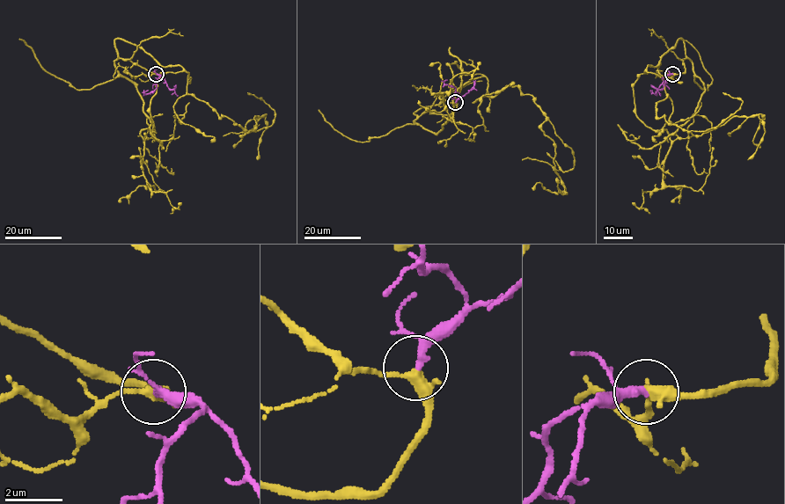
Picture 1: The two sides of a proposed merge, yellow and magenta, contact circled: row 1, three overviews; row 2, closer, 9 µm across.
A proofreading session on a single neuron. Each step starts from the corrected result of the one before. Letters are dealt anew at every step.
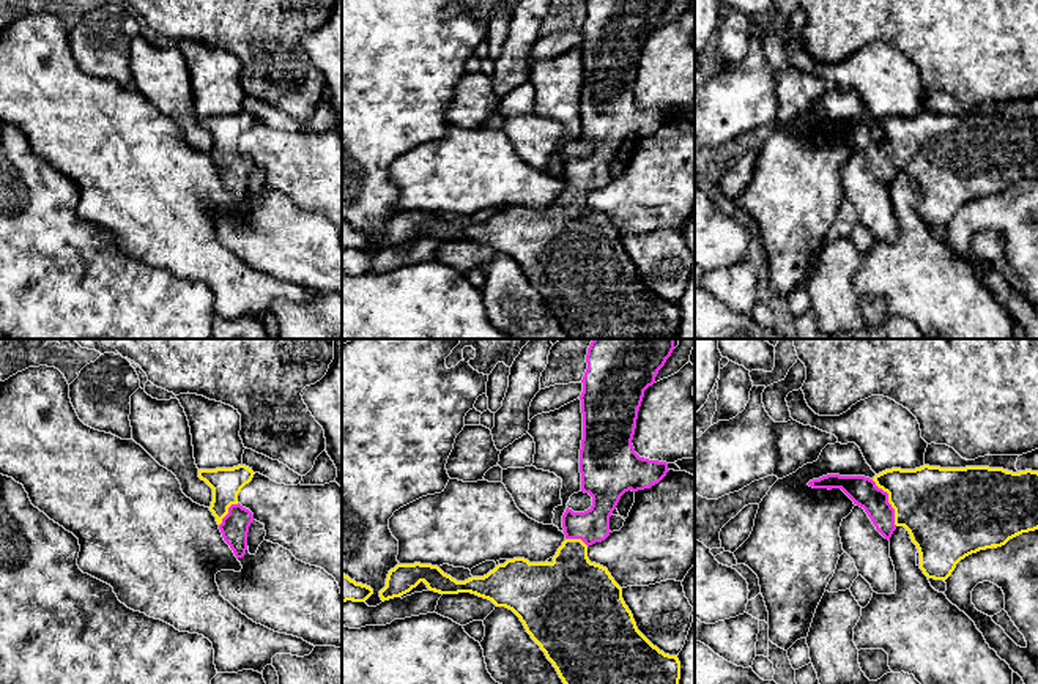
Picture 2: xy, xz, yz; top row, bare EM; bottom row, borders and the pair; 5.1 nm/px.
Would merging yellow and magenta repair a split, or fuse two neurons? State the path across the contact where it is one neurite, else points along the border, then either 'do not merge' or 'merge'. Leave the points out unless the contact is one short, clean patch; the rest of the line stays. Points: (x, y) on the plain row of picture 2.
merge

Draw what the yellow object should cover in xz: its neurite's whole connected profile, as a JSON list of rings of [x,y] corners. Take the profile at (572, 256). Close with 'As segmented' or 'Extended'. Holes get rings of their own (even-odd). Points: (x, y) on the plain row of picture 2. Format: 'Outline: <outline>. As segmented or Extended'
Outline: [[[588,0],[588,16],[581,27],[583,39],[583,87],[580,96],[581,139],[592,143],[592,153],[584,159],[565,156],[562,175],[565,188],[558,195],[553,208],[529,210],[525,205],[507,206],[498,211],[484,224],[471,224],[457,229],[432,211],[397,211],[389,217],[386,233],[380,238],[381,247],[400,244],[416,235],[421,229],[430,238],[439,241],[471,240],[491,247],[496,254],[512,257],[523,270],[526,279],[540,293],[547,306],[556,315],[569,339],[677,339],[680,326],[680,309],[677,303],[669,303],[654,293],[636,274],[632,258],[622,246],[622,235],[614,229],[606,214],[591,210],[588,194],[602,189],[610,183],[610,164],[621,143],[632,137],[644,137],[658,131],[668,117],[666,109],[639,104],[632,91],[638,57],[644,38],[655,30],[658,17],[665,13],[671,0]]]. Extended

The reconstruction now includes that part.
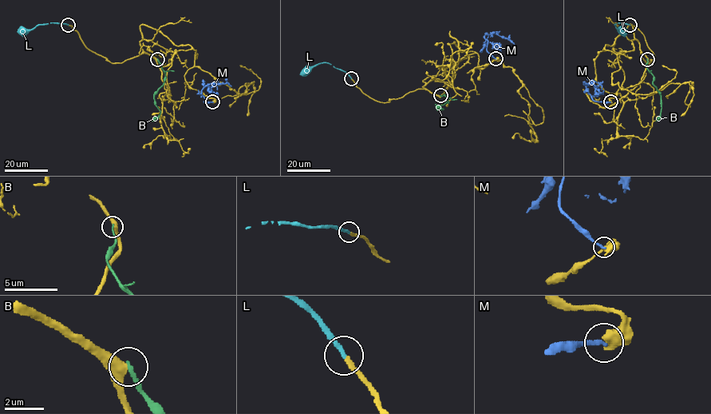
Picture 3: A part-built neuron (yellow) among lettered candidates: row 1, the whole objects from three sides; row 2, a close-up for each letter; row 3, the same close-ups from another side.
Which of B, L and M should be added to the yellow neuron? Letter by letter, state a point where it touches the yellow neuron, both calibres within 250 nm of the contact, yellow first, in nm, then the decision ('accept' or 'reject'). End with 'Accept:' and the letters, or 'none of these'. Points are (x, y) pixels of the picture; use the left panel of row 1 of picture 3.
B: meets yellow at (157, 59); 400 nm thick on the yellow side, 190 nm on the other; reject
L: meets yellow at (68, 25); 190 nm thick on the yellow side, 200 nm on the other; accept
M: meets yellow at (212, 101); 650 nm thick on the yellow side, 240 nm on the other; reject
Accept: L

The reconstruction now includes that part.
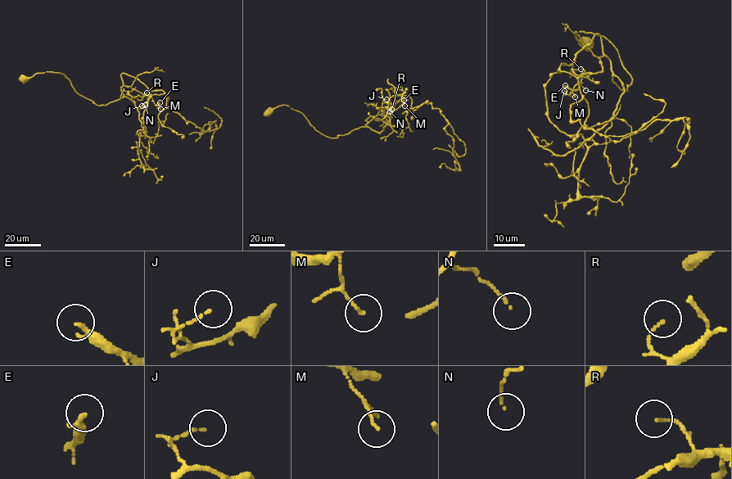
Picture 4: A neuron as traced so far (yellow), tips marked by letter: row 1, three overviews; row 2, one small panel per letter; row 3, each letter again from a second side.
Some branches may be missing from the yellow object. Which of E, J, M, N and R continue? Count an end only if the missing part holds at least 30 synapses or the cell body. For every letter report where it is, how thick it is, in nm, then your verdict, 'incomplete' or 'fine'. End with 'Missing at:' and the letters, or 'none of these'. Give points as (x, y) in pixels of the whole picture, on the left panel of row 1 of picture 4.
E: place (160, 102); calibre 280 nm; fine
J: place (142, 106); calibre 110 nm; fine
M: place (160, 109); calibre 100 nm; fine
N: place (145, 105); calibre 90 nm; fine
R: place (146, 92); calibre 90 nm; fine
Missing at: none of these

